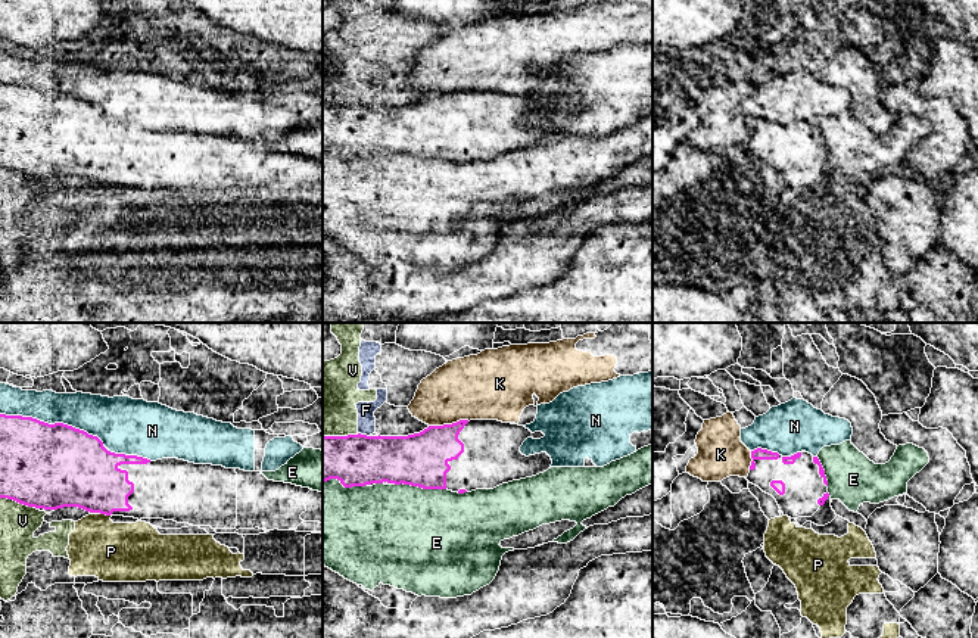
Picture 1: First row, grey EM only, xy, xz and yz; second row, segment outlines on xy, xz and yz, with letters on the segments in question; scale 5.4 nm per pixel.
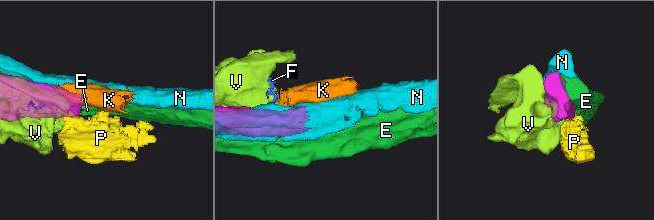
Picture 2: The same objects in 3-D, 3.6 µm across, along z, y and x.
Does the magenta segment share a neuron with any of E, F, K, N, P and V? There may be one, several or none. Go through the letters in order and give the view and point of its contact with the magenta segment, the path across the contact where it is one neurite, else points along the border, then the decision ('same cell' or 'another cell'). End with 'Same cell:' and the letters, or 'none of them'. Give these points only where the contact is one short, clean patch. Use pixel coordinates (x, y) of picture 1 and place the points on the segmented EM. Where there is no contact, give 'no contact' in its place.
E: xz (420, 486) | another cell
F: xz (364, 435) | along xz (358, 432), (368, 436) | another cell
K: xz (448, 425) | another cell
N: xy (52, 425) | another cell
P: xy (105, 513) | along xy (99, 512), (109, 516) | another cell
V: xy (16, 501) | another cell
Same cell: none of them

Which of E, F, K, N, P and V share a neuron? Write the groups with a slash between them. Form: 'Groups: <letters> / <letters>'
Groups: E / F V / K / N / P

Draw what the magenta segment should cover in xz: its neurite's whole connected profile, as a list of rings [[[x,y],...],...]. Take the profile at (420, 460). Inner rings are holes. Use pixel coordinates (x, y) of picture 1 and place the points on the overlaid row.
[[[460,420],[452,424],[429,426],[420,433],[408,436],[323,436],[323,483],[337,479],[345,488],[371,483],[411,485],[423,489],[448,489],[464,494],[476,489],[493,489],[502,483],[520,480],[546,472],[552,460],[546,452],[523,455],[520,446],[527,438],[541,439],[542,432],[532,433],[524,426],[498,420]]]

